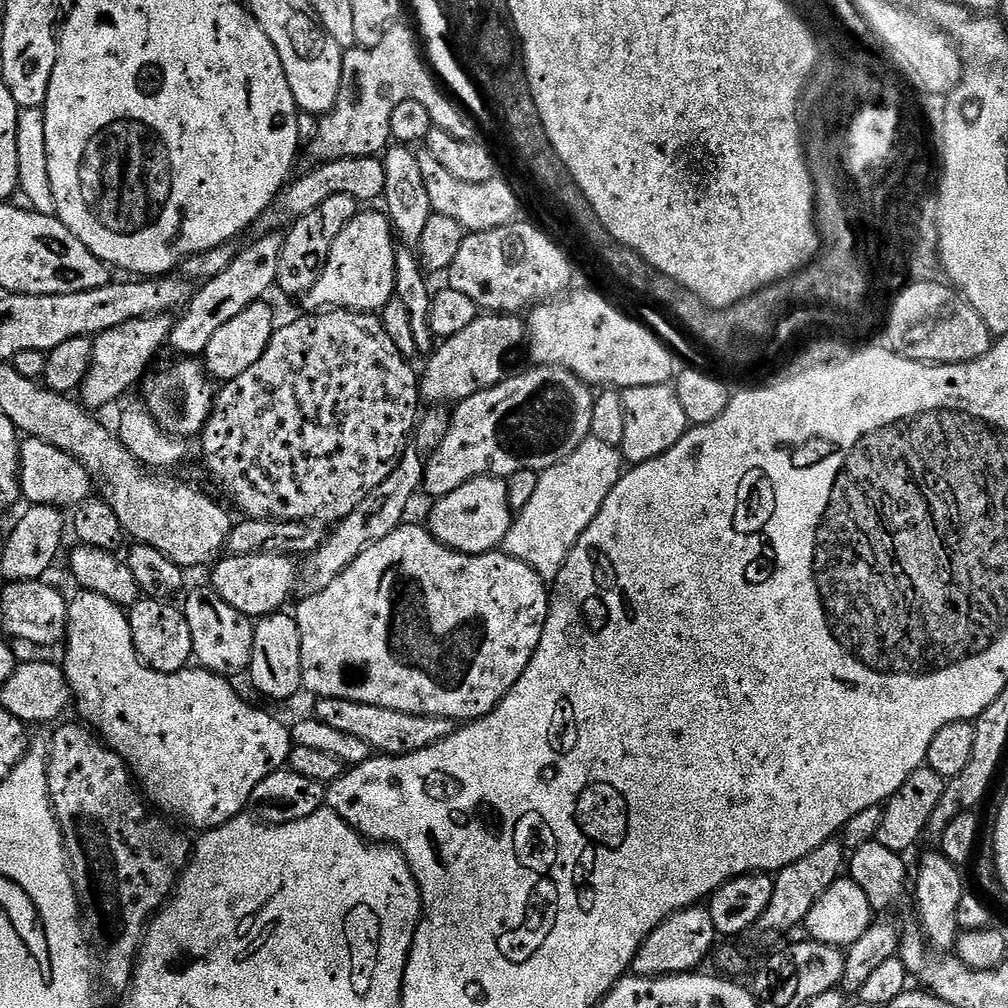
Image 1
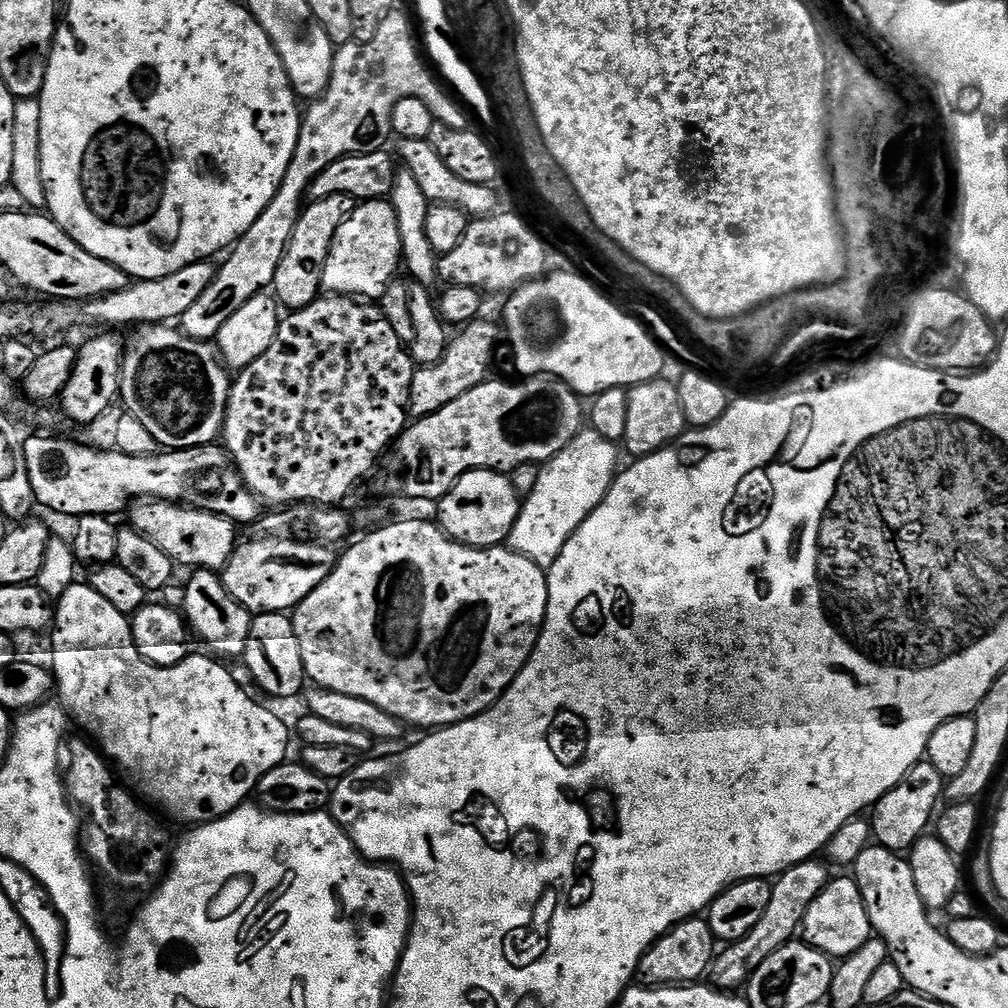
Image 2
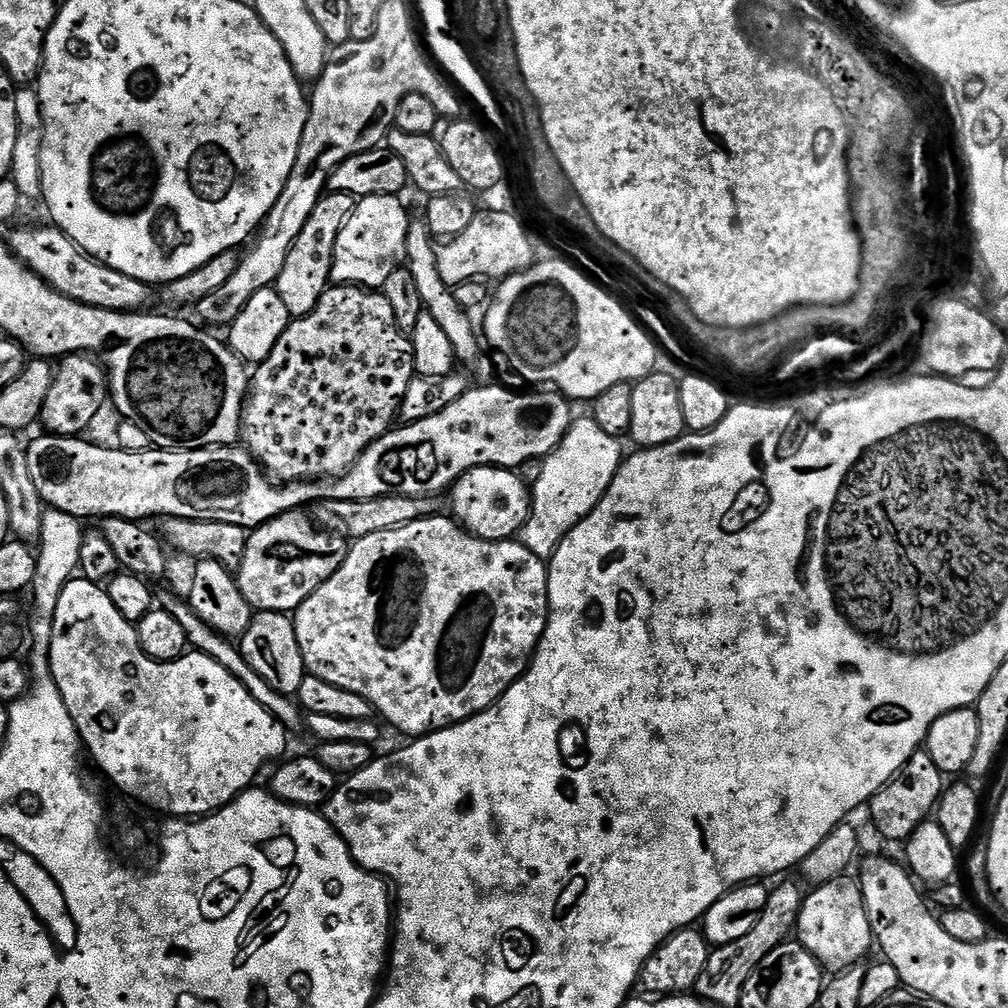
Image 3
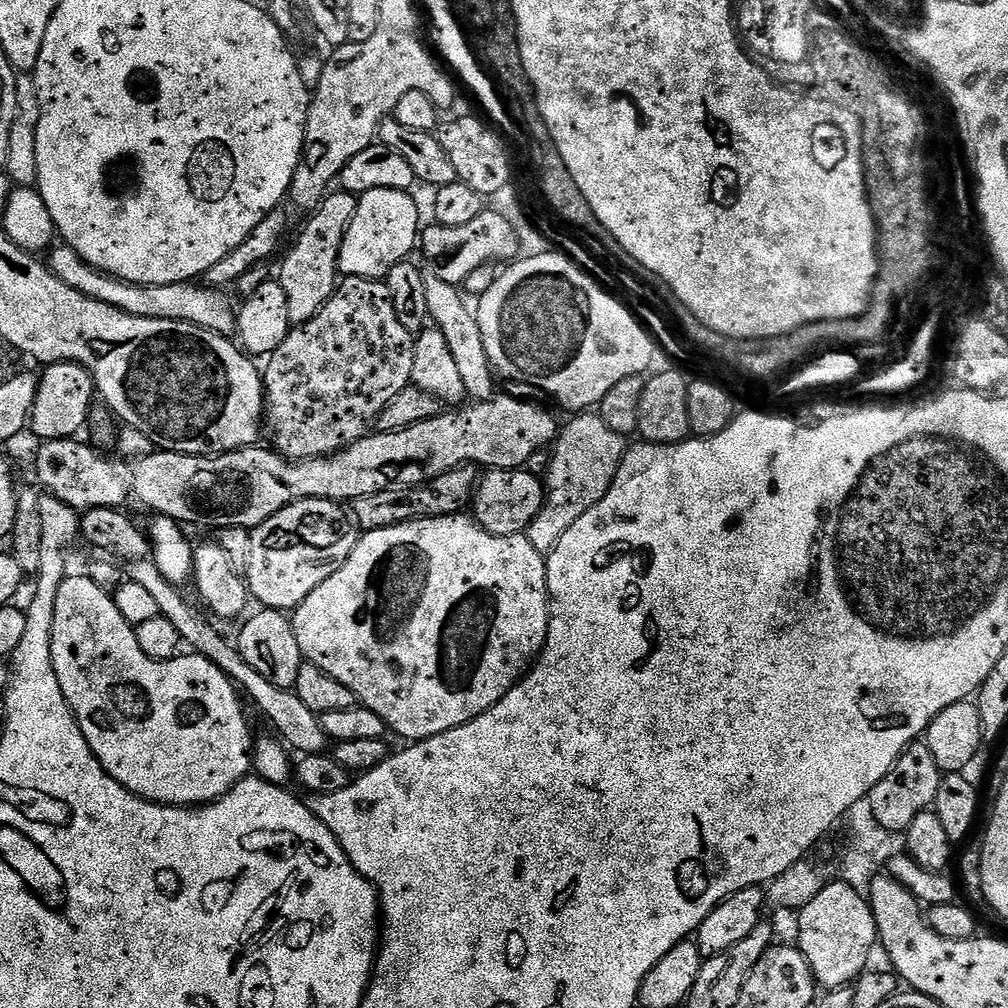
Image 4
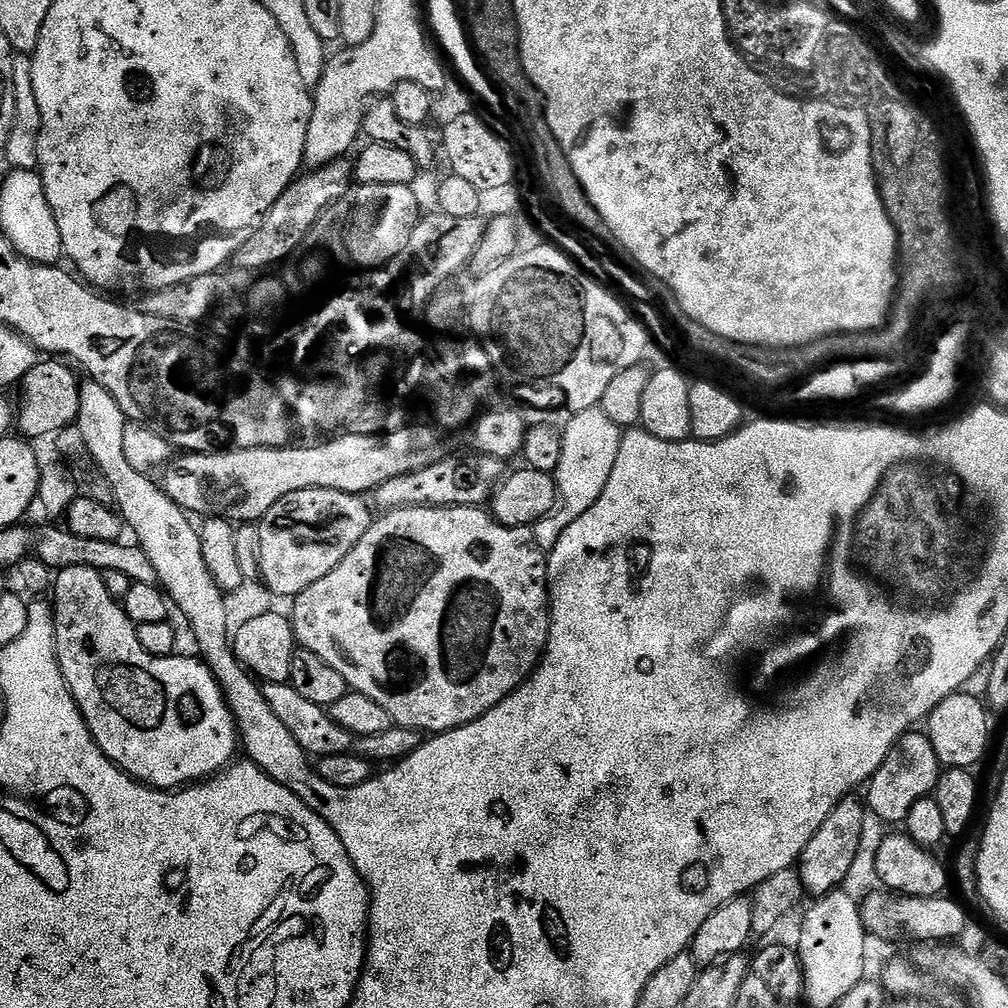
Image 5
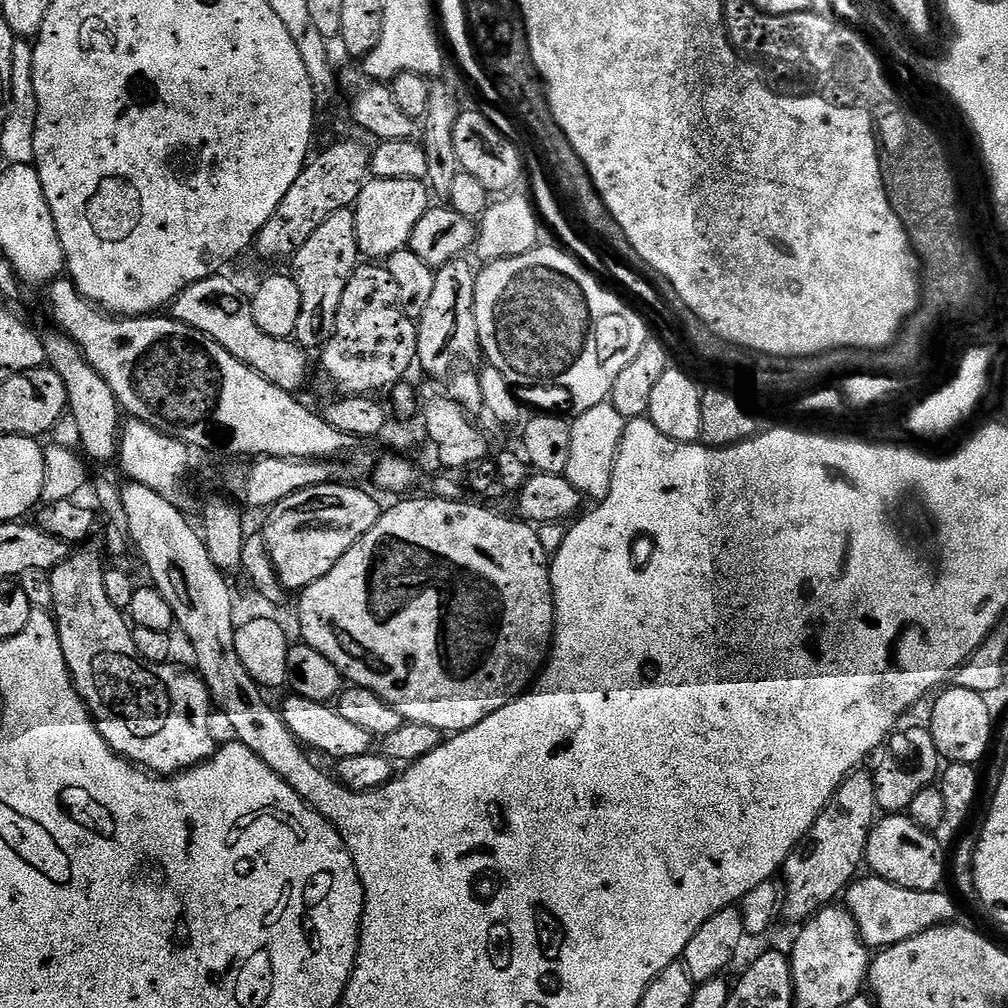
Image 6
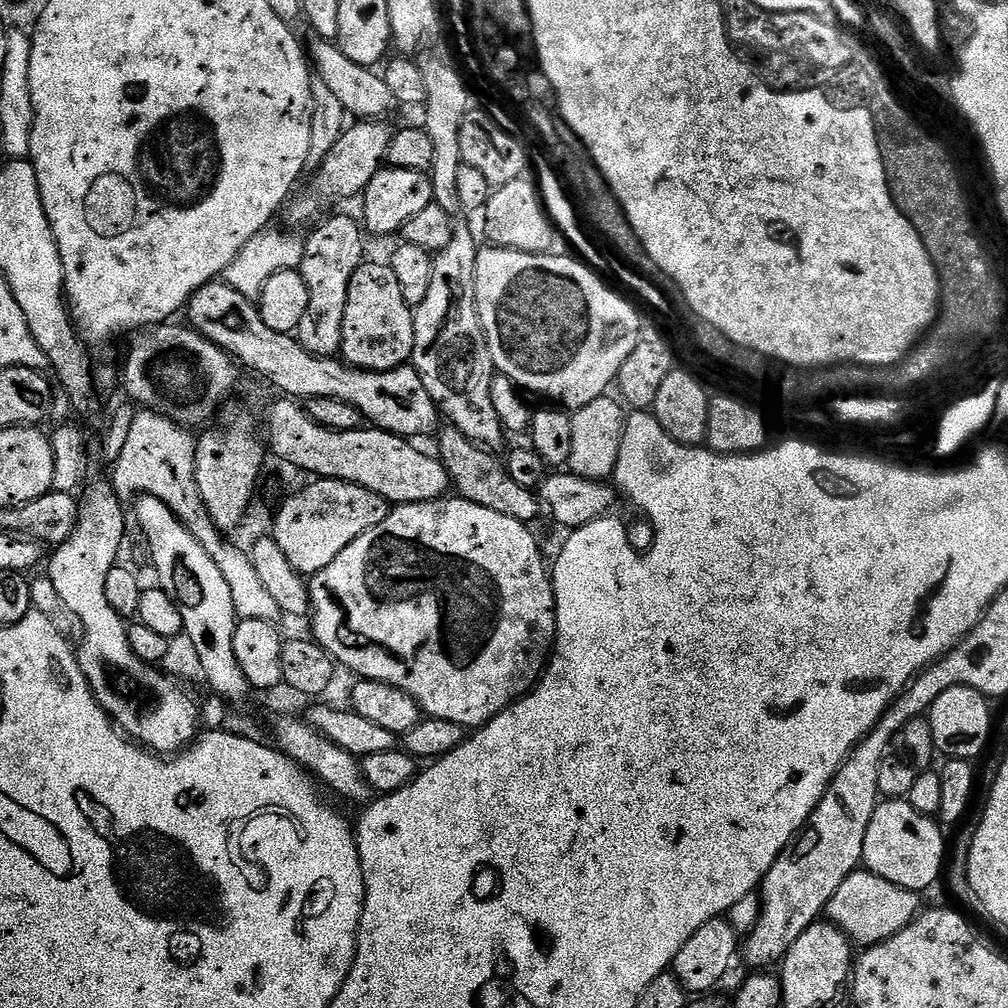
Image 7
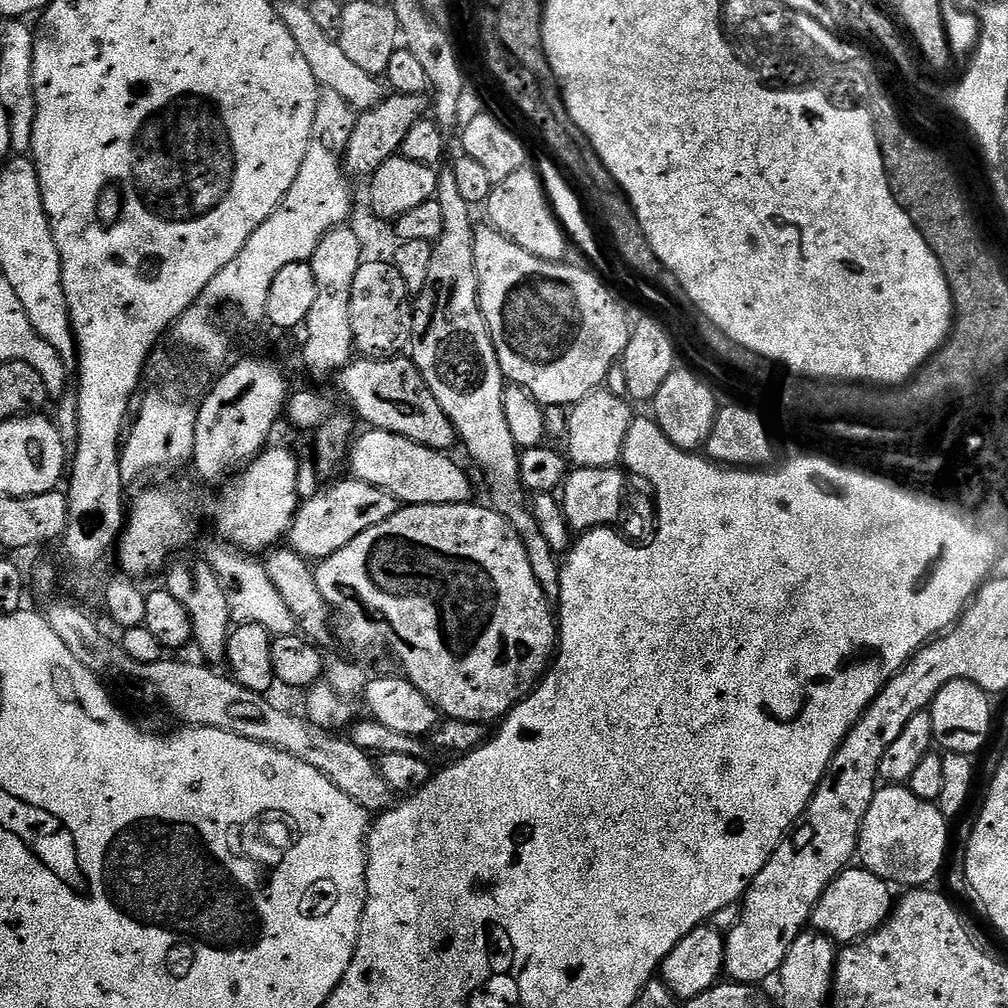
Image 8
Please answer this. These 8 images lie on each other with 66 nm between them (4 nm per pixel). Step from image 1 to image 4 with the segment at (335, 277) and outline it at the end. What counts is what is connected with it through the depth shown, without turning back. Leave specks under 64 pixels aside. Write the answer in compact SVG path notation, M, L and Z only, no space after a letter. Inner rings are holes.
M370 190L357 199L356 213L340 247L340 271L345 277L384 280L396 264L403 264L418 248L420 208L411 191Z

